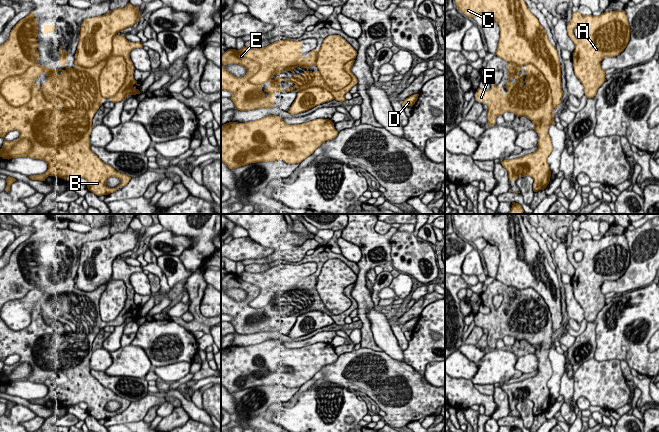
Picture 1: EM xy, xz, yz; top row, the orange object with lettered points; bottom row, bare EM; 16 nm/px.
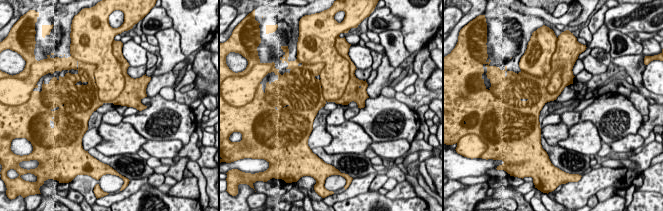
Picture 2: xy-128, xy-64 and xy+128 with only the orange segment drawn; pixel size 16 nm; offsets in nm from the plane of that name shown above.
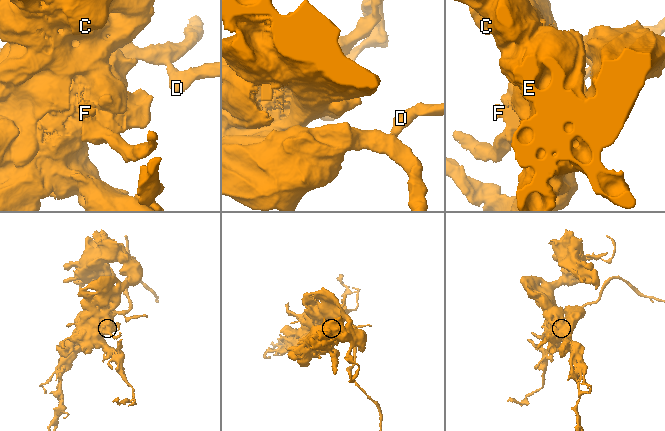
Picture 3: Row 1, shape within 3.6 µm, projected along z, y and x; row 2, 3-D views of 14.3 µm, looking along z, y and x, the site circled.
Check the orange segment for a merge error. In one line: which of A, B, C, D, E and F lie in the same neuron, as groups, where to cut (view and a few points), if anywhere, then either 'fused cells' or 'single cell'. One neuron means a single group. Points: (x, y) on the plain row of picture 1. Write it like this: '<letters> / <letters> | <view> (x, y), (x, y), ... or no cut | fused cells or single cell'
A C D / B E F | xz (353, 283), (340, 313), (297, 313) | fused cells

